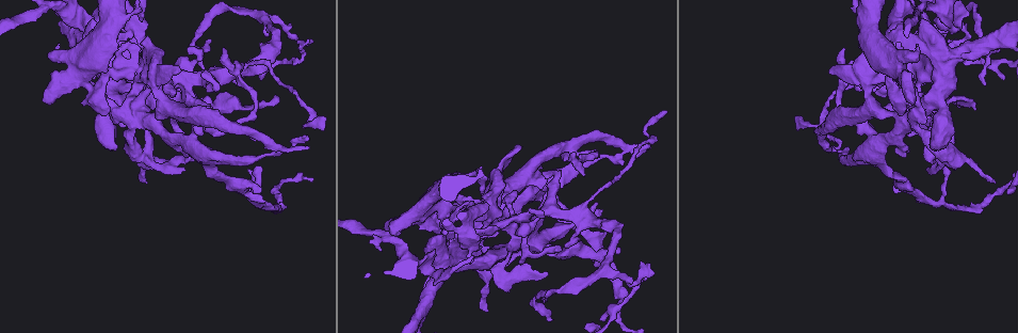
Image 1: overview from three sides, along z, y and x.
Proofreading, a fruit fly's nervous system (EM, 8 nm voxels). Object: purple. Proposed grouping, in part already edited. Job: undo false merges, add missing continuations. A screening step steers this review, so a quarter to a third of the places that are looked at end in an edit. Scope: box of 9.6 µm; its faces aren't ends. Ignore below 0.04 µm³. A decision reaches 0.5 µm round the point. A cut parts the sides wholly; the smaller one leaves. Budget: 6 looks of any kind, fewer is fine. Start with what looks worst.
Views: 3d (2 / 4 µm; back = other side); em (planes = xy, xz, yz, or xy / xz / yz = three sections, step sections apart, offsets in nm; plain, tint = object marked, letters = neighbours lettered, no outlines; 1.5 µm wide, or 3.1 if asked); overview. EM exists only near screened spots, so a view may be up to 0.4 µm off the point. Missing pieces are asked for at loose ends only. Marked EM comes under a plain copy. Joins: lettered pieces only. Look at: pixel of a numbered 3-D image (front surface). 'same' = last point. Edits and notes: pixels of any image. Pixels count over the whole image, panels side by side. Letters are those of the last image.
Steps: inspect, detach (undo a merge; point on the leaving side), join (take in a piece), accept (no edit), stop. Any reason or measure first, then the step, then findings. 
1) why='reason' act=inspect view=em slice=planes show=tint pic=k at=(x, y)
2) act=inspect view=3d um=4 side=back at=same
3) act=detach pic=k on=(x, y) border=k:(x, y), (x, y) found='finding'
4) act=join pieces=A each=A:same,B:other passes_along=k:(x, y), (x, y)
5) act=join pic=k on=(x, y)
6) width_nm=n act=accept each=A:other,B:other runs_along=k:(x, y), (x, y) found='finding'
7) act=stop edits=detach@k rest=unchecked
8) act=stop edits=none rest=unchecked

act=inspect view=3d um=2 pic=1 at=(843, 50)

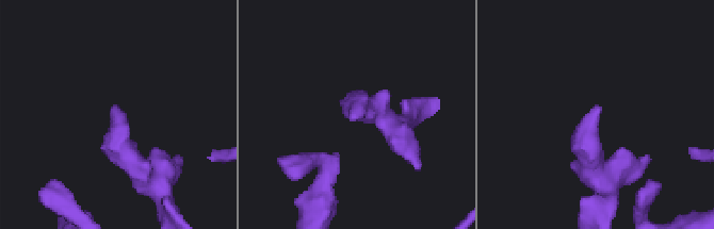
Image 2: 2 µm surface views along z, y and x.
act=inspect view=em slice=xz step=8 show=letters pic=2 at=(353, 114)

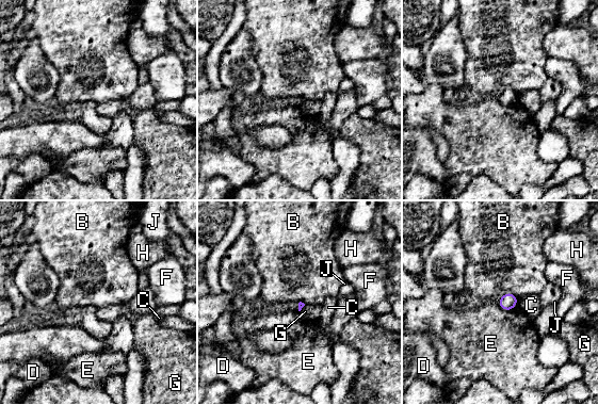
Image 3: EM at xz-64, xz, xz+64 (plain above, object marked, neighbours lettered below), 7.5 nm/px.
why='cut it another way' act=inspect view=em slice=xy step=8 show=letters at=same

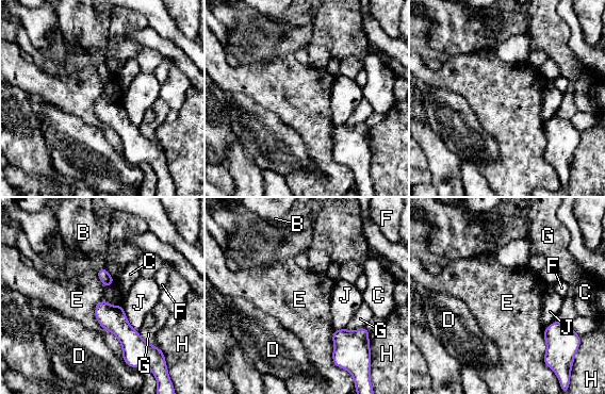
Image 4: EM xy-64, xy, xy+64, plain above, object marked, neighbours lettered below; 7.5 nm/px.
width_nm=190 act=accept each=B:other,C:other,D:other,E:other,F:other,G:other,H:other,J:other found='no lettered piece goes on from it'

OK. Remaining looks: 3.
why='three arms meet' act=inspect view=3d um=2 pic=1 at=(954, 29)

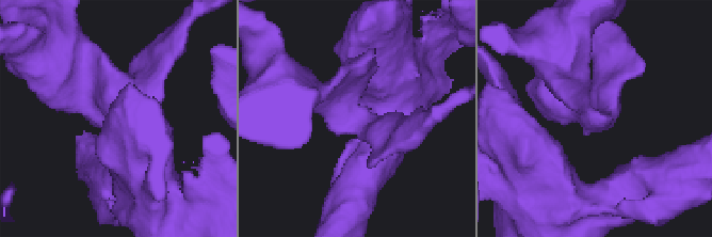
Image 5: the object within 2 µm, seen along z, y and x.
arms=3 arm_widths_nm=170,340,420 why='shape alone is not enough' act=inspect view=em slice=xy step=4 show=tint pic=5 at=(579, 114)

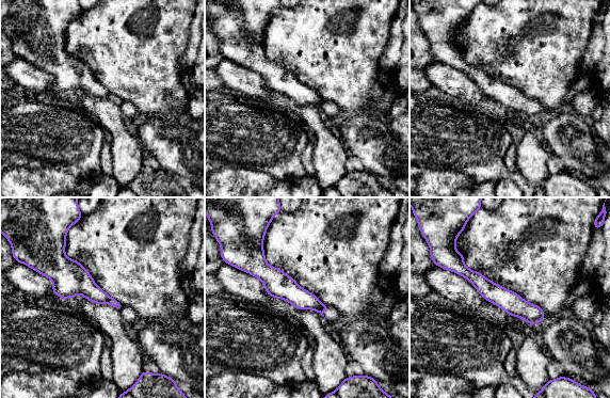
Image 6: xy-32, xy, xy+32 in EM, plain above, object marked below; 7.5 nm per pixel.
why='another direction' act=inspect view=em slice=planes show=letters at=same

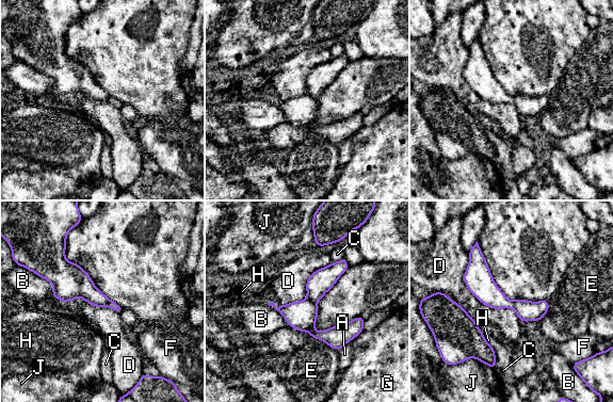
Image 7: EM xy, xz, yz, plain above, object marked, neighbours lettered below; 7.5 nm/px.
width_nm=150 longest_contact=D:650nm act=accept each=A:other,B:other,C:other,D:other,E:other,F:other,G:other,H:other,J:other found='all the same neuron'

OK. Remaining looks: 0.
act=stop edits=none rest=unchecked

